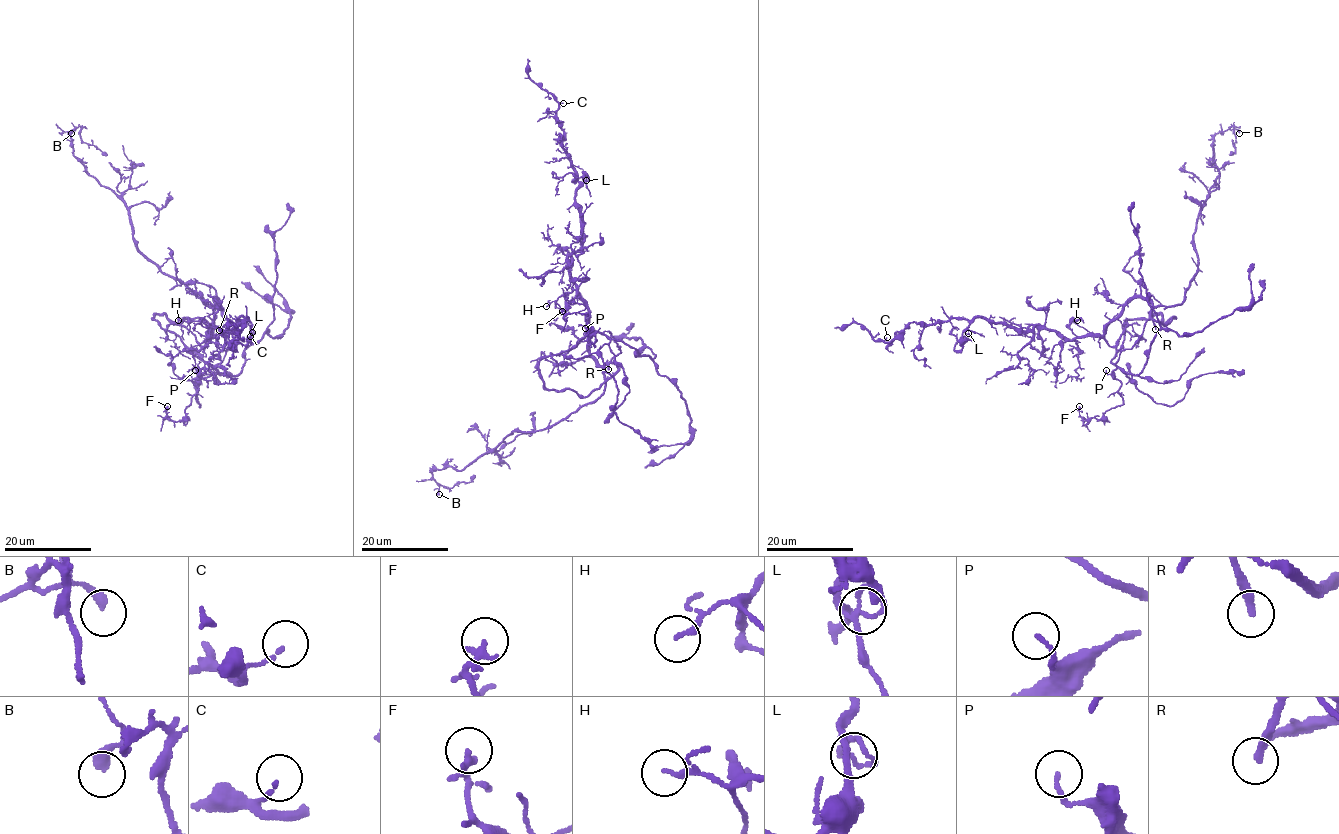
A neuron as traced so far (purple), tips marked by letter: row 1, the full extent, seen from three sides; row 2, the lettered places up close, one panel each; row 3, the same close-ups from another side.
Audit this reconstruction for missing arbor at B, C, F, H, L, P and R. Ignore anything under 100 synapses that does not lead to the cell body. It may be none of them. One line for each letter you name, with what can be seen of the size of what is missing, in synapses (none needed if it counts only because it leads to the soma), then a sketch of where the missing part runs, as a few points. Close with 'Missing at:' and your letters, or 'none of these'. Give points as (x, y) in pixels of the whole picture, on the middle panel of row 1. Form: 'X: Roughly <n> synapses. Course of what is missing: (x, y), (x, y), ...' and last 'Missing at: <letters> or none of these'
R: Course of what is missing: (608, 369), (608, 388), (638, 394), (629, 393), (657, 330), (664, 359), (723, 393)
Missing at: R

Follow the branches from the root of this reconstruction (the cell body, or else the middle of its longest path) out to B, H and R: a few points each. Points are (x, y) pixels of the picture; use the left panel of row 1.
B: (215, 300), (221, 307), (164, 274), (138, 249), (126, 202), (74, 154), (70, 135), (75, 129), (71, 133)
H: (215, 300), (216, 318), (212, 327), (213, 334), (216, 334), (213, 338), (205, 321), (178, 320)
R: (215, 300), (222, 317), (219, 330)

